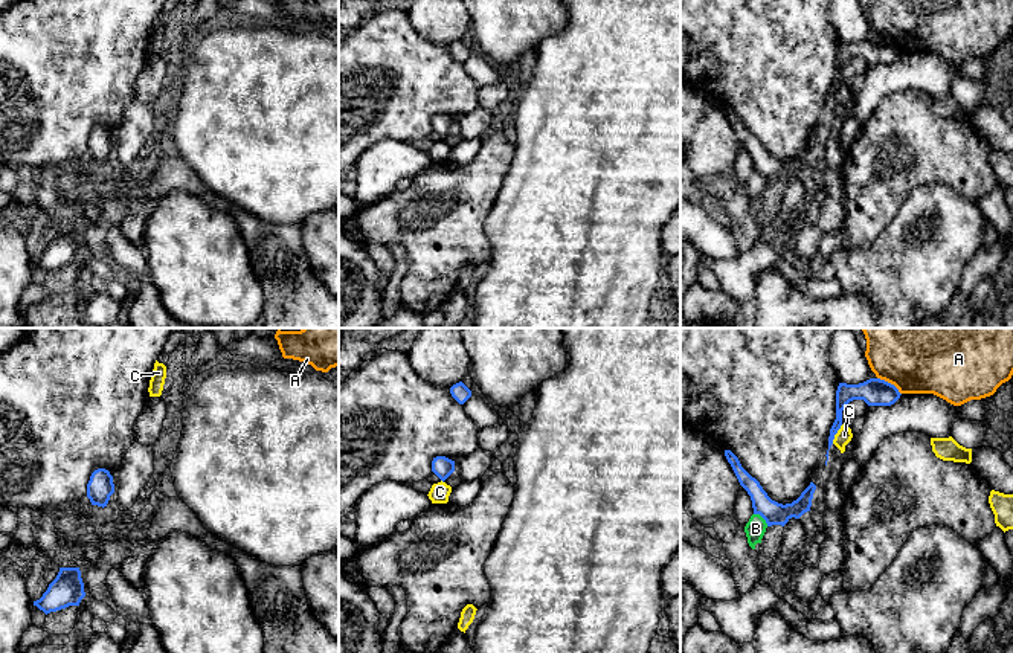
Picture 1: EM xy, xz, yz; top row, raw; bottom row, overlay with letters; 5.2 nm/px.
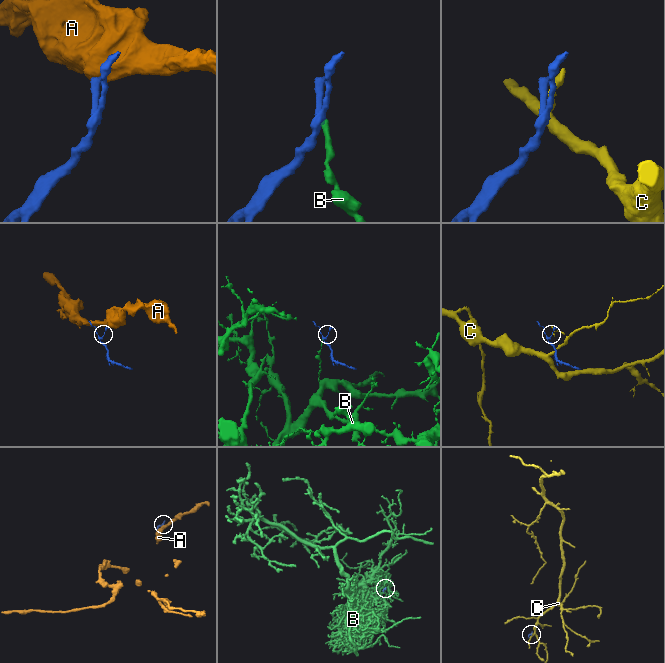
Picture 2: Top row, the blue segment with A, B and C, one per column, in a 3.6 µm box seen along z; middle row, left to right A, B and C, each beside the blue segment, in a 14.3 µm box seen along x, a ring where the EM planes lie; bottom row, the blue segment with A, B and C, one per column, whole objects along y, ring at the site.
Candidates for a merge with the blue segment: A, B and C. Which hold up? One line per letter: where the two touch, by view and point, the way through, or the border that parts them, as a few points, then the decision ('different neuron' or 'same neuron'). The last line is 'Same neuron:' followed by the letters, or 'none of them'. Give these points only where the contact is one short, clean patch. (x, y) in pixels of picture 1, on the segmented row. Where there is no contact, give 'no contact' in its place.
A: meets blue in yz at (890, 383); border along yz (877, 377), (890, 382), (900, 394); different neuron
B: meets blue in yz at (762, 516); border along yz (754, 513), (768, 525); different neuron
C: meets blue in yz at (836, 432); border along yz (842, 424), (832, 443); different neuron
Same neuron: none of them

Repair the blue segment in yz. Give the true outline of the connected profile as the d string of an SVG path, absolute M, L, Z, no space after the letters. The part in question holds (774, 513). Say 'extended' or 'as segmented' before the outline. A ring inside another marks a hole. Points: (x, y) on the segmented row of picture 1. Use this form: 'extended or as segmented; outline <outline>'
as segmented; outline M725 450L725 456L740 485L751 496L754 514L760 514L766 520L767 526L784 526L792 517L799 519L804 513L810 511L813 493L816 490L813 482L810 482L796 500L783 505L767 496L760 482L741 467L738 458L731 450Z

